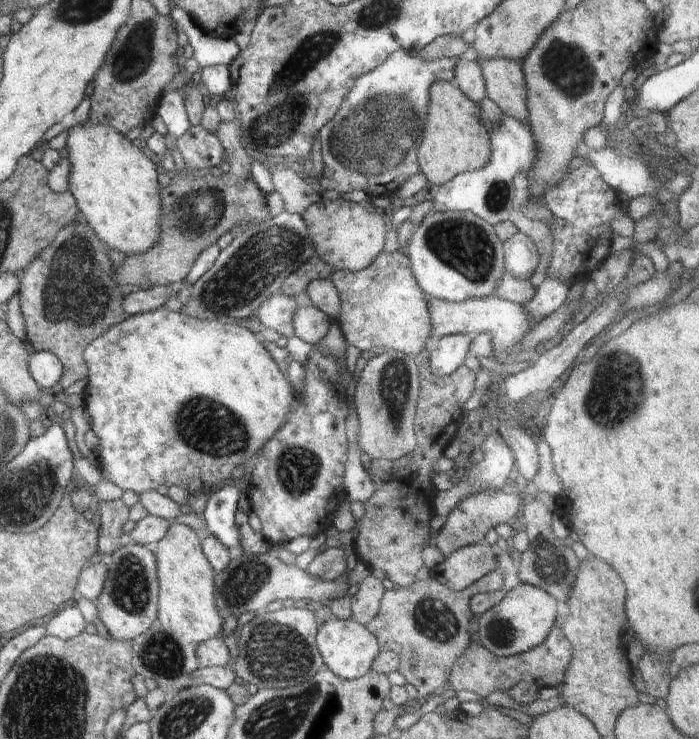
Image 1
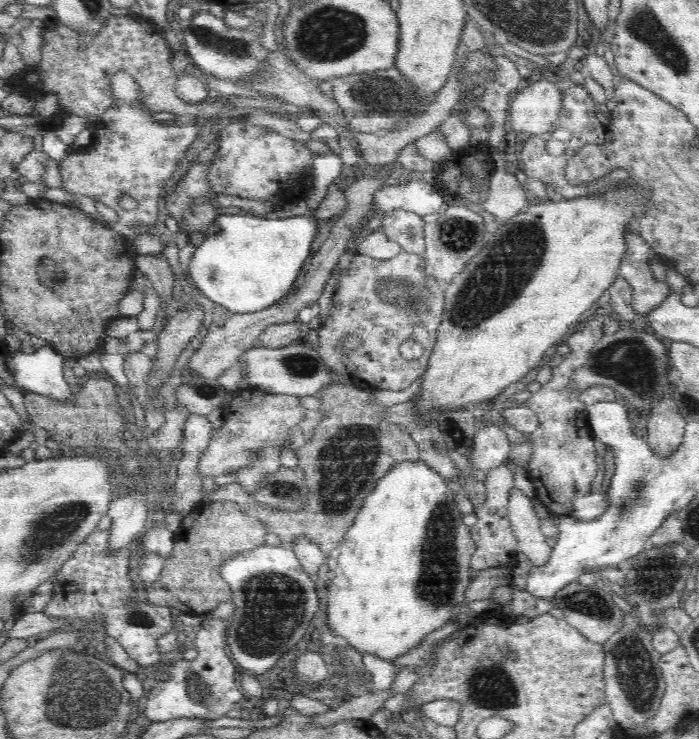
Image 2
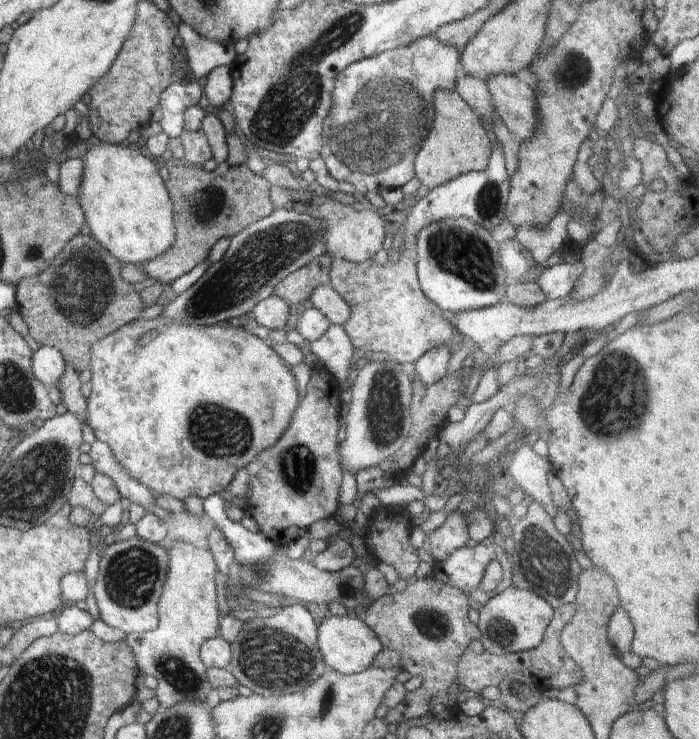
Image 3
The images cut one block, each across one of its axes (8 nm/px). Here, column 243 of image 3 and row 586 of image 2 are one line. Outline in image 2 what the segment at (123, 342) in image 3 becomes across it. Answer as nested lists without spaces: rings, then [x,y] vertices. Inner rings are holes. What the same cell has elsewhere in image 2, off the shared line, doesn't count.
[[[404,460],[392,466],[366,498],[354,524],[336,549],[338,566],[326,587],[328,627],[344,638],[360,654],[373,654],[389,663],[408,654],[428,634],[452,621],[457,606],[464,603],[466,589],[473,579],[470,561],[476,543],[470,527],[462,521],[454,496],[456,491],[441,474],[420,460]]]

